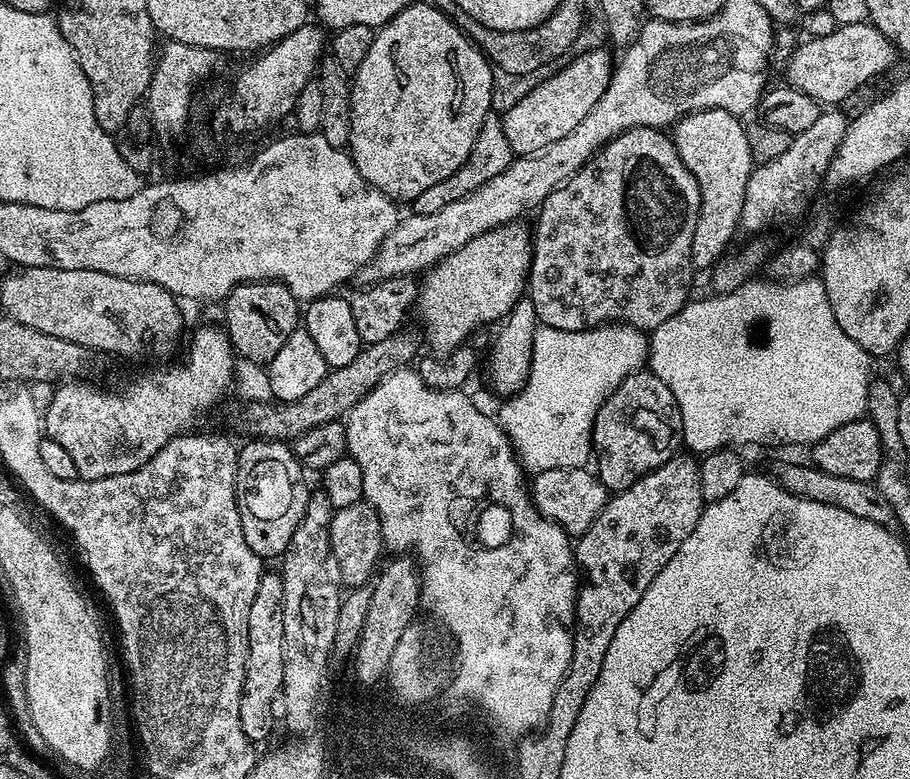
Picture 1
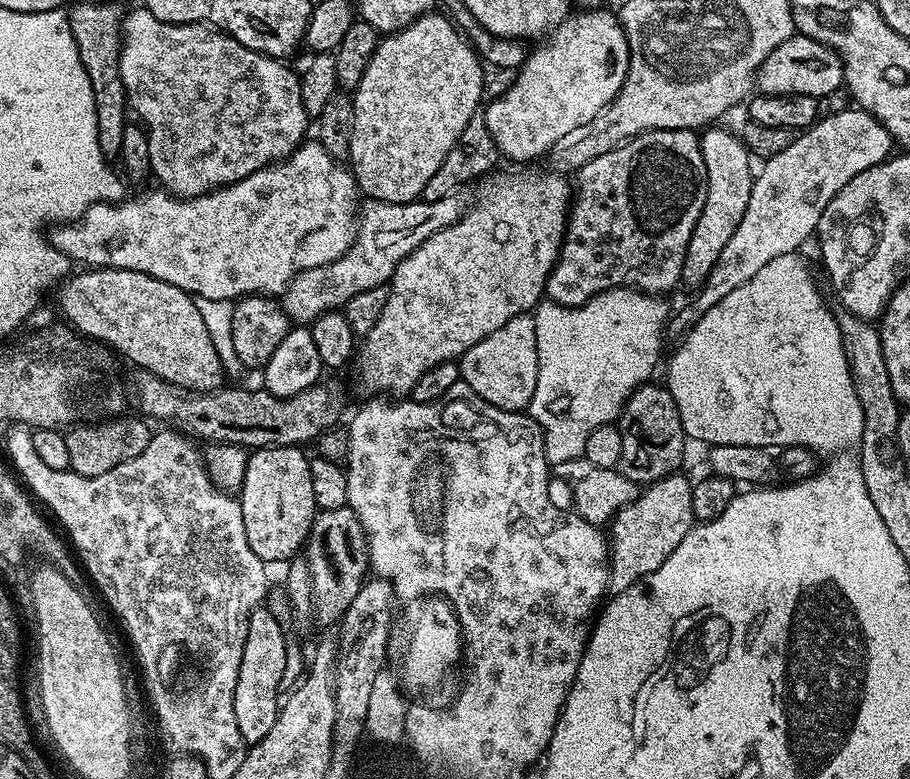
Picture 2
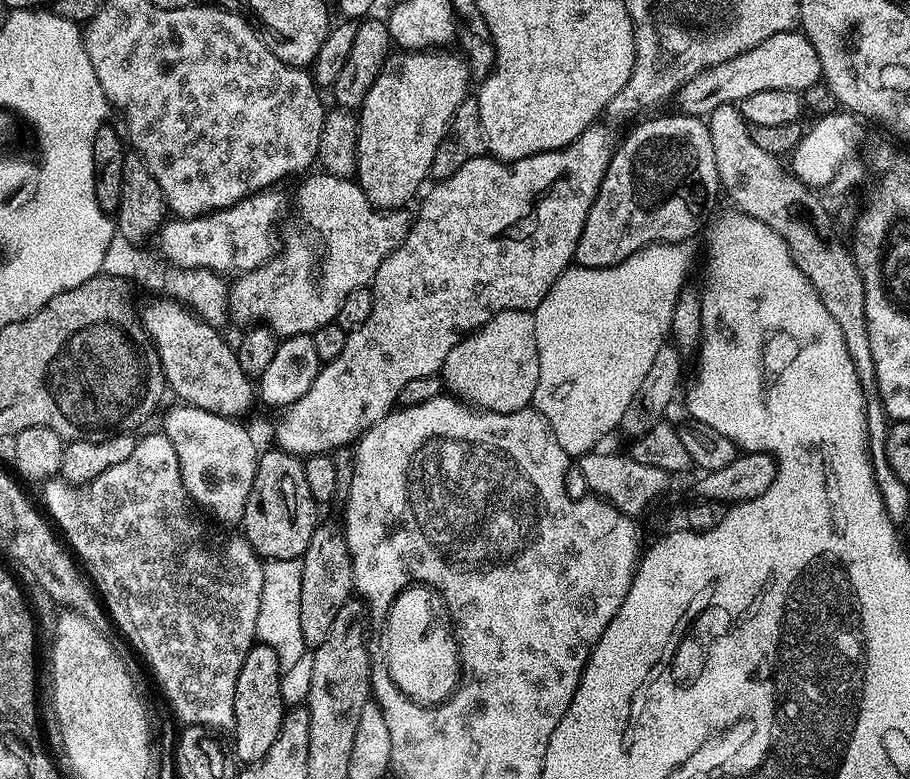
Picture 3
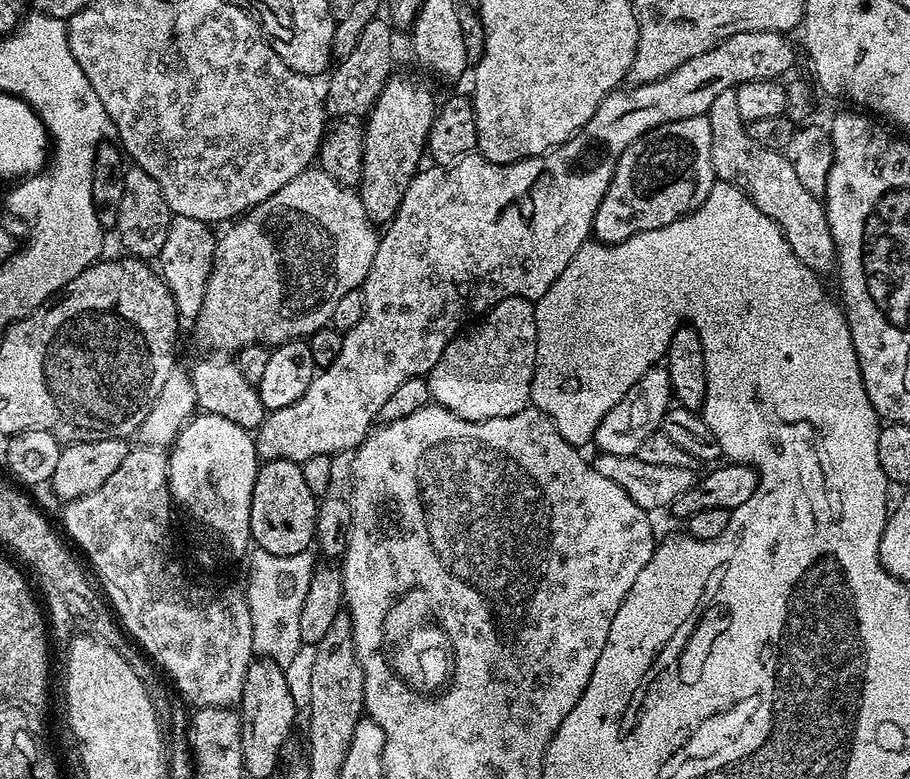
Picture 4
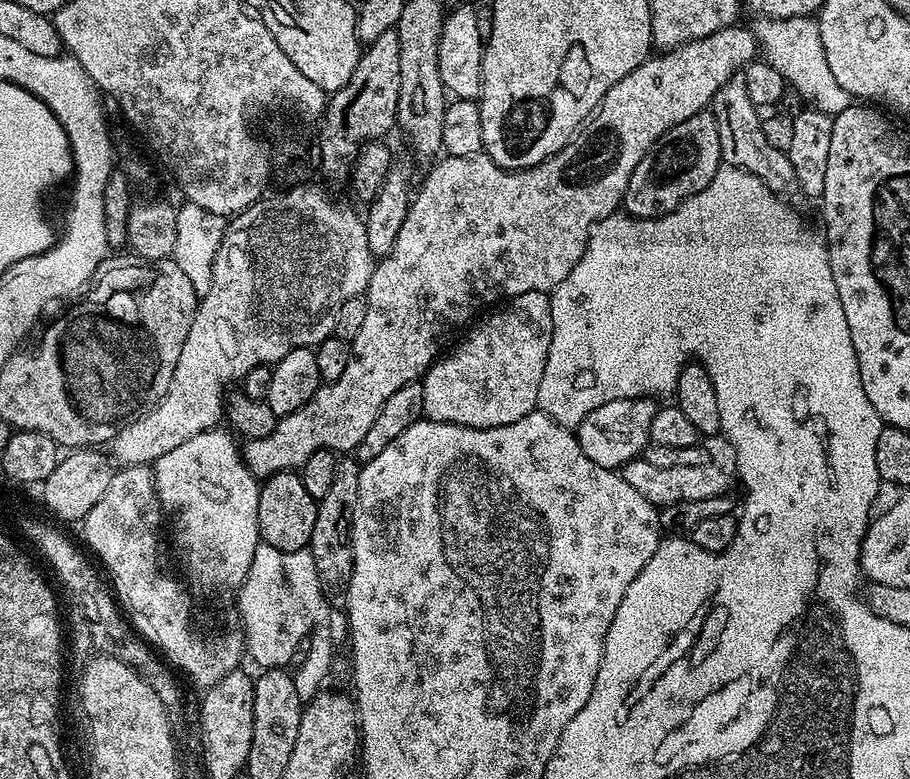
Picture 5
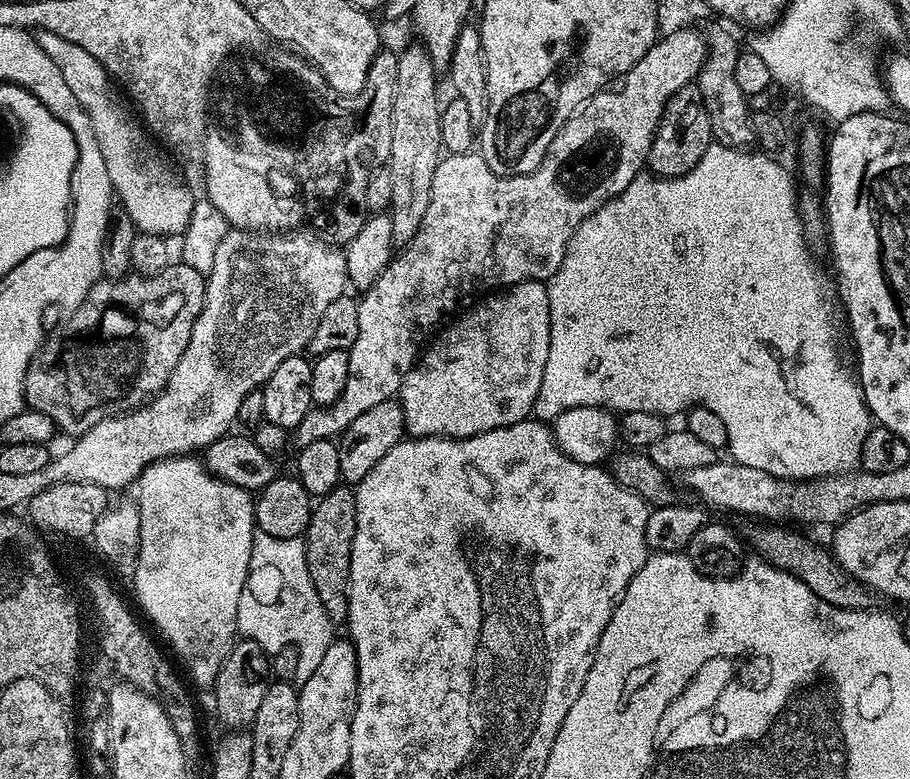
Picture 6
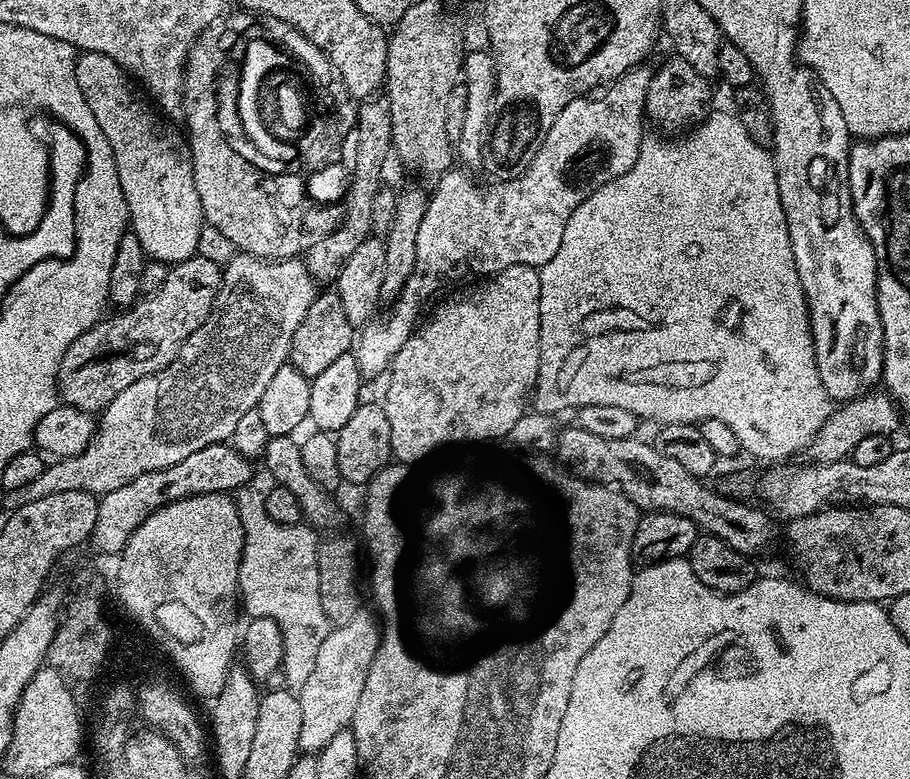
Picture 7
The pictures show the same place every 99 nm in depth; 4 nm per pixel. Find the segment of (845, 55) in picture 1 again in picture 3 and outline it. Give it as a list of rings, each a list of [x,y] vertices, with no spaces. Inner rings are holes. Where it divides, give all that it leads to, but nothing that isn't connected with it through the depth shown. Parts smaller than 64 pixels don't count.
[[[803,31],[779,32],[766,38],[766,42],[697,76],[683,91],[683,111],[704,118],[718,106],[736,104],[750,98],[750,94],[758,94],[758,90],[794,90],[804,94],[807,88],[816,83],[819,85],[823,75],[822,62],[818,62],[818,54]]]

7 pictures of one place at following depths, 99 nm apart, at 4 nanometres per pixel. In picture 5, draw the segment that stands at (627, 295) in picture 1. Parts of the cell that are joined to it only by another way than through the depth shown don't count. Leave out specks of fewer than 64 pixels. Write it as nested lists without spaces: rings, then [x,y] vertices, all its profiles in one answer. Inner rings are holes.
[[[711,111],[699,112],[686,122],[674,126],[638,162],[628,183],[628,193],[622,205],[627,215],[637,218],[662,216],[674,209],[688,196],[701,192],[722,167],[718,122]]]

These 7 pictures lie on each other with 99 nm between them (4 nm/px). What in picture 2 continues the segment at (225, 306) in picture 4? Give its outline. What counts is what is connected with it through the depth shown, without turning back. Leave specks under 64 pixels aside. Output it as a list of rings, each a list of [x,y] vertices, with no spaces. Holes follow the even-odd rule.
[[[451,192],[449,196],[442,198],[438,202],[430,202],[421,198],[413,200],[410,204],[383,204],[381,200],[368,200],[365,205],[365,208],[363,205],[359,209],[356,239],[349,246],[348,253],[326,266],[318,266],[305,272],[297,272],[295,278],[289,282],[282,296],[284,313],[288,315],[289,321],[300,326],[311,325],[312,321],[317,320],[324,312],[343,309],[344,304],[350,302],[350,298],[354,298],[354,294],[358,294],[362,290],[387,285],[397,266],[410,253],[418,250],[418,246],[422,246],[422,242],[426,242],[426,238],[430,238],[434,234],[438,234],[443,228],[449,228],[450,225],[460,221],[461,216],[470,207],[470,200],[467,200],[464,194],[460,192]]]

